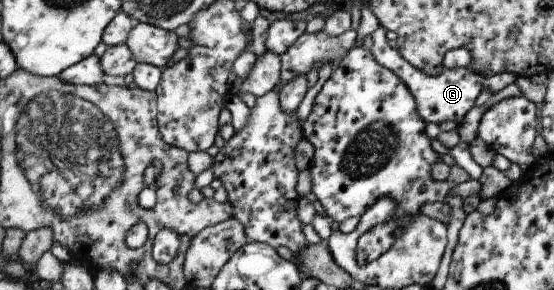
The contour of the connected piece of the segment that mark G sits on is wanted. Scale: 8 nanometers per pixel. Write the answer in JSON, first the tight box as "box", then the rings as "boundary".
{"box":[371,27,516,126],"boundary":[[[378,27],[376,32],[371,34],[372,54],[376,58],[378,64],[382,64],[391,70],[406,84],[406,88],[410,90],[410,94],[416,100],[416,110],[422,116],[424,122],[448,122],[454,120],[458,122],[458,126],[462,124],[464,116],[470,112],[476,102],[476,98],[487,89],[491,94],[496,94],[508,85],[516,81],[516,76],[510,72],[502,72],[502,74],[494,74],[494,76],[484,77],[481,73],[471,71],[469,68],[452,68],[444,69],[436,76],[424,74],[422,70],[414,68],[401,54],[397,47],[393,44],[393,38],[390,33],[382,27]]]}

